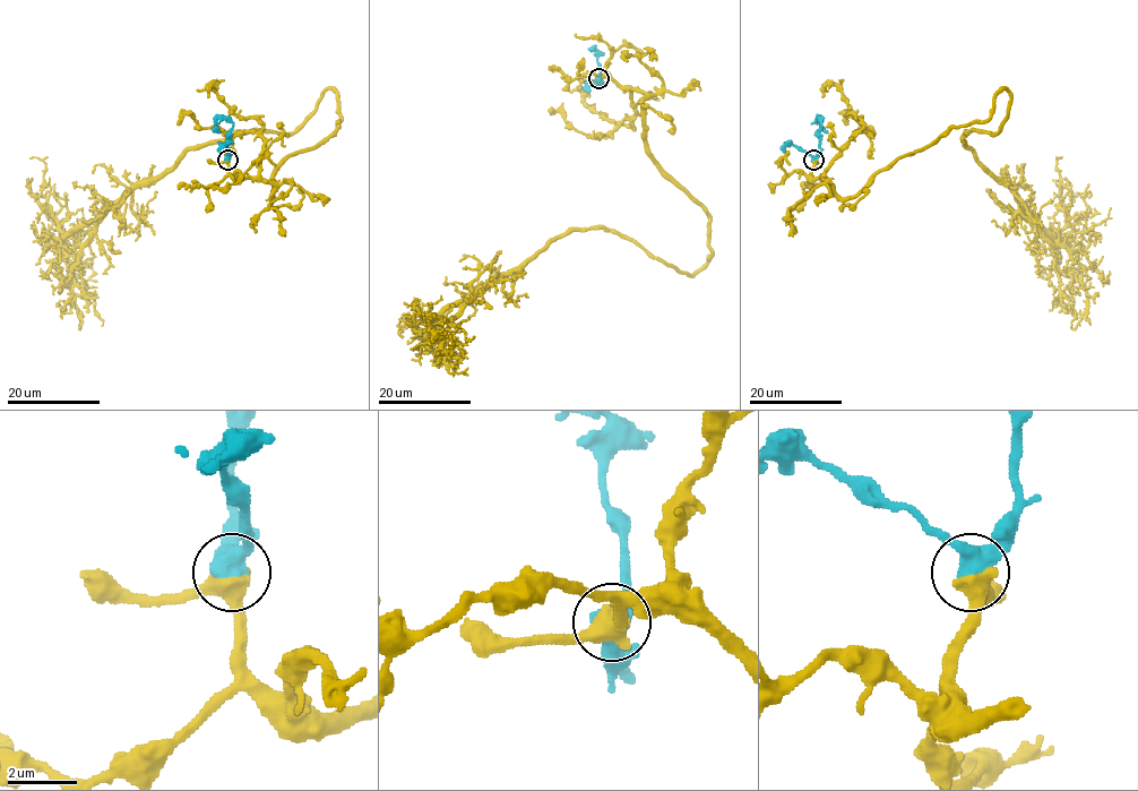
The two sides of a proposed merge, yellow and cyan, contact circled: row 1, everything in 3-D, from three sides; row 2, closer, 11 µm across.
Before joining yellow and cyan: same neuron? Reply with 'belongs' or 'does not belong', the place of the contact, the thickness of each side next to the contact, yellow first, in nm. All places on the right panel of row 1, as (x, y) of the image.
belongs; place (813, 160); calibres 550 and 480 nm

